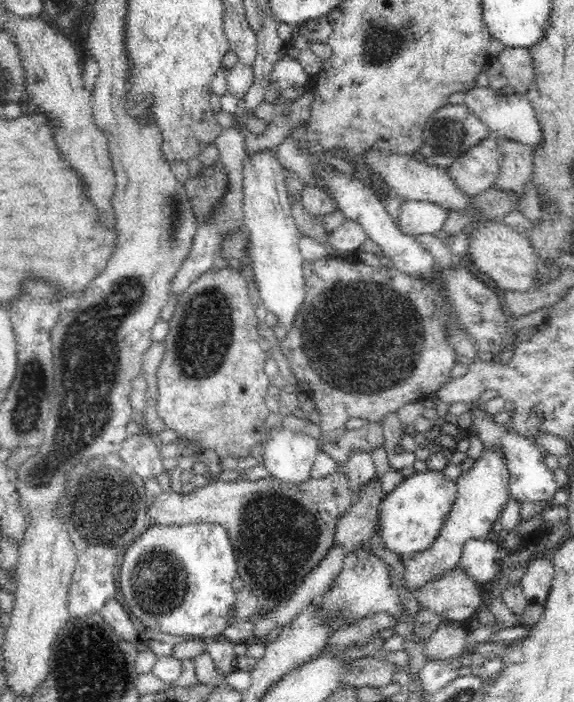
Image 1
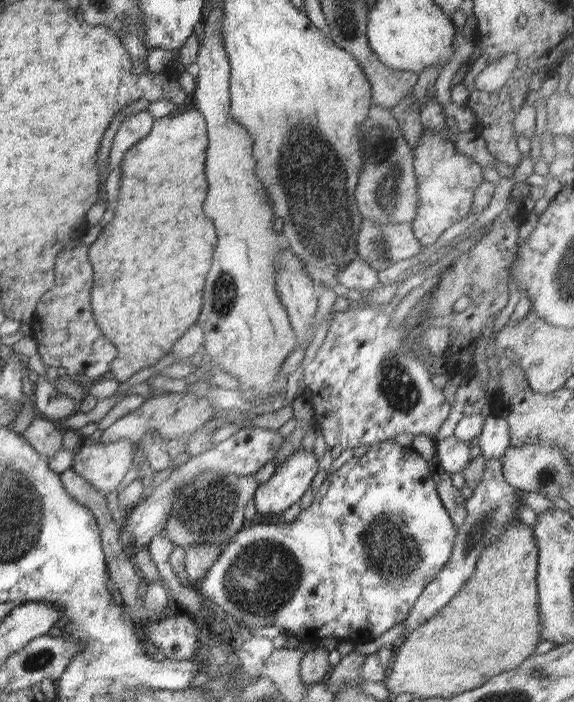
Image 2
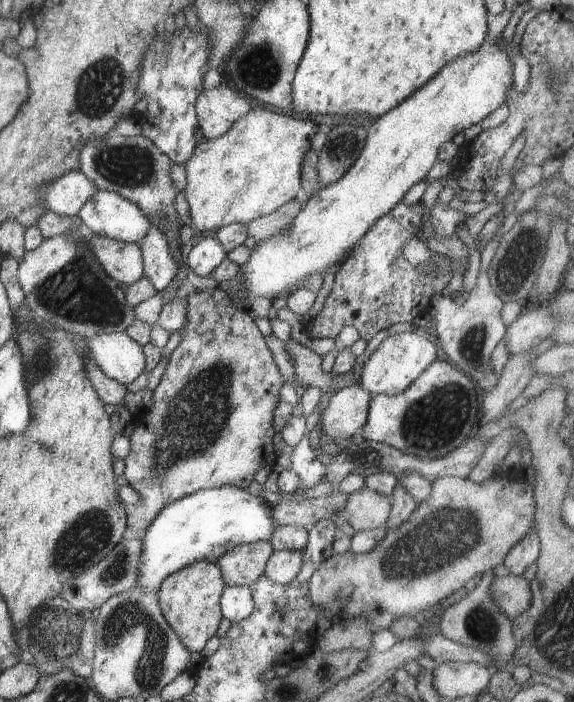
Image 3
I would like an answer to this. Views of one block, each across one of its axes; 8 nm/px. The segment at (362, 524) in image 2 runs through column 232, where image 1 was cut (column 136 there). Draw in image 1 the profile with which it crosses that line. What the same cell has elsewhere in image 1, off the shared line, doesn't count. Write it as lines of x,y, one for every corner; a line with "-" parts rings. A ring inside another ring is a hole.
218,523
149,525
137,539
122,553
117,569
119,597
128,612
137,616
145,626
173,636
205,640
221,637
232,620
230,614
237,593
232,582
238,577
236,553
226,528

